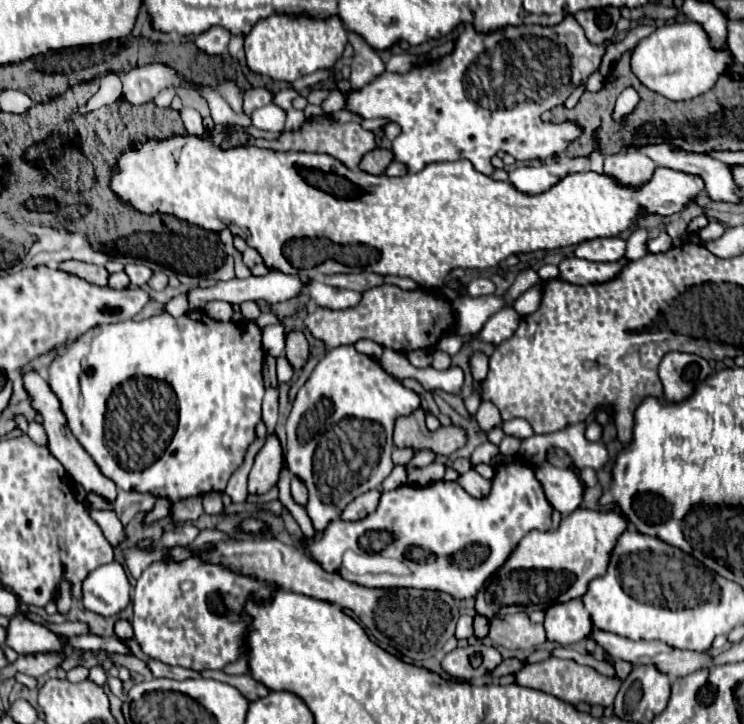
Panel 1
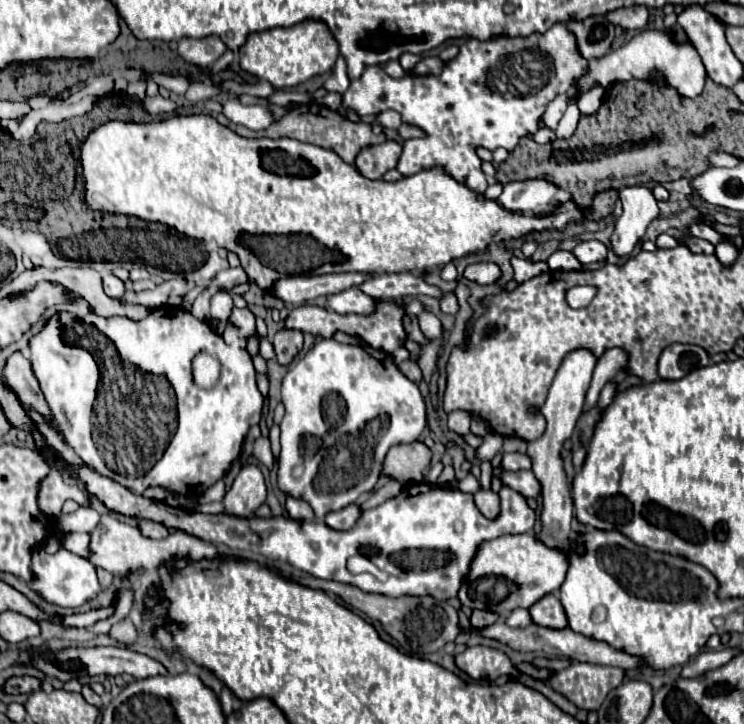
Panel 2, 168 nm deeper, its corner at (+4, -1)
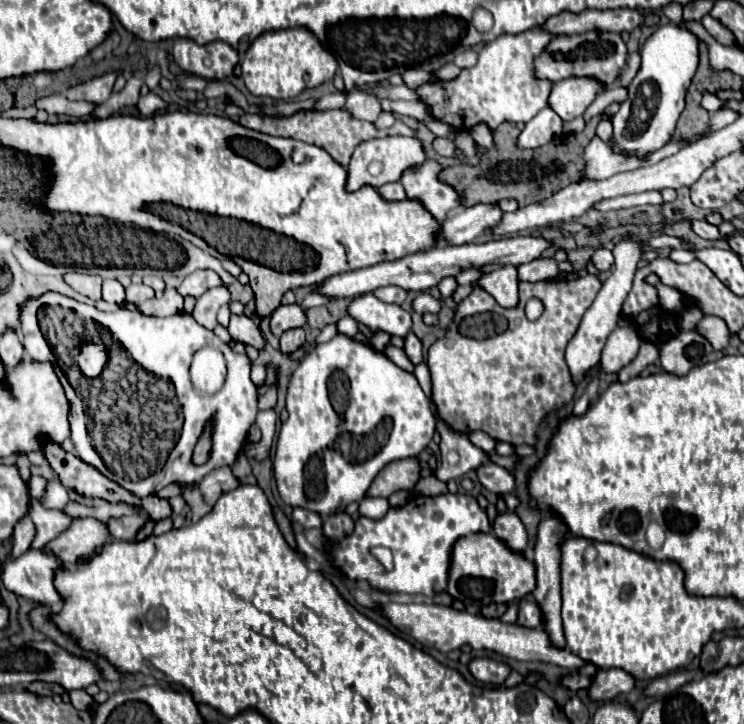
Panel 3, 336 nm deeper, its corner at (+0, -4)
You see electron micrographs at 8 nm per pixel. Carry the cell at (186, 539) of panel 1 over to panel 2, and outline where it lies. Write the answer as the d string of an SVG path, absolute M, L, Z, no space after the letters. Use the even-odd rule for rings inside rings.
M142 519L140 521L140 529L146 537L150 539L166 539L168 537L168 529L162 525L162 523L156 523L156 521L148 521L148 519Z

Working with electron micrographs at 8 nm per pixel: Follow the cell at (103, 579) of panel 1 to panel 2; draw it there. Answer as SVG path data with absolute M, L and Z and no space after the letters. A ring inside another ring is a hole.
M64 547L54 555L48 555L44 549L34 551L32 573L34 573L32 587L46 601L56 603L60 607L82 607L84 603L92 601L100 593L100 581L96 577L96 567L92 567L92 563L88 559L82 559Z

